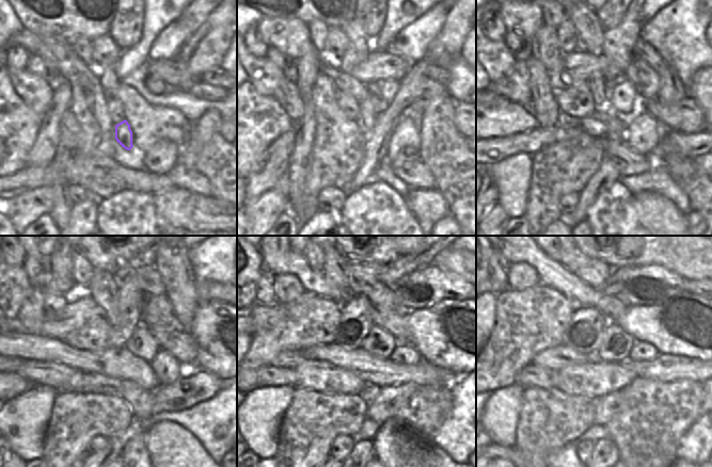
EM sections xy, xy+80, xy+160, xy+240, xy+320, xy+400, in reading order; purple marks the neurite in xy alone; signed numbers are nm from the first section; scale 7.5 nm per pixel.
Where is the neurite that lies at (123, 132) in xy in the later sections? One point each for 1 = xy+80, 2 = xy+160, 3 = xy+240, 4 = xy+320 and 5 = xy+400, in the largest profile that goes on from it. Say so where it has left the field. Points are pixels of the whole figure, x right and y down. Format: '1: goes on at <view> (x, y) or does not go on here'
1: goes on at xy+80 (364, 122)
2: goes on at xy+160 (601, 95)
3: goes on at xy+240 (103, 288)
4: goes on at xy+320 (334, 261)
5: goes on at xy+400 (568, 258)

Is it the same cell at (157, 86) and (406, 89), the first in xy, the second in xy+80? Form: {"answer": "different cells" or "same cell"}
{"answer": "different cells"}

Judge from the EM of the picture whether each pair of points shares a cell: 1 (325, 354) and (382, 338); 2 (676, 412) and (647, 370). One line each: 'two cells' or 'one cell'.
1: two cells
2: two cells

